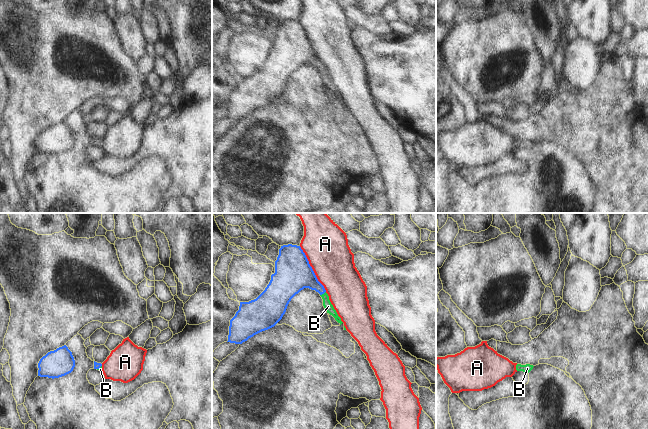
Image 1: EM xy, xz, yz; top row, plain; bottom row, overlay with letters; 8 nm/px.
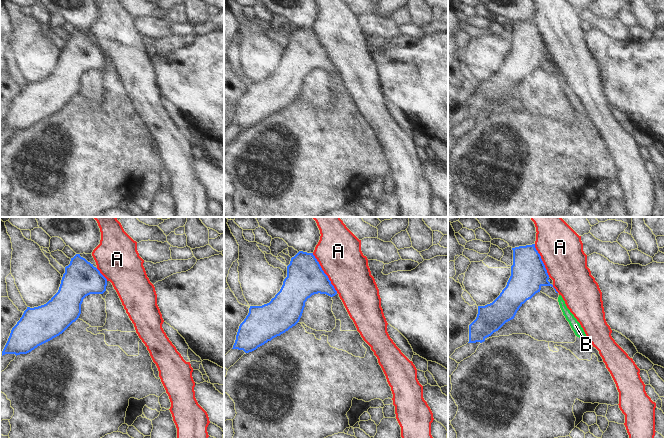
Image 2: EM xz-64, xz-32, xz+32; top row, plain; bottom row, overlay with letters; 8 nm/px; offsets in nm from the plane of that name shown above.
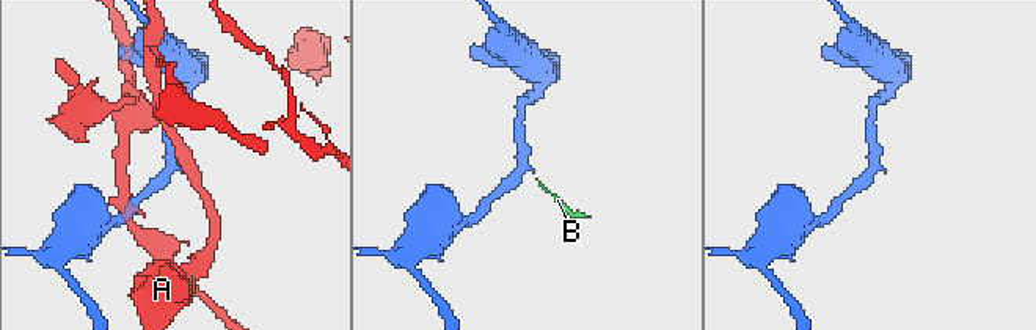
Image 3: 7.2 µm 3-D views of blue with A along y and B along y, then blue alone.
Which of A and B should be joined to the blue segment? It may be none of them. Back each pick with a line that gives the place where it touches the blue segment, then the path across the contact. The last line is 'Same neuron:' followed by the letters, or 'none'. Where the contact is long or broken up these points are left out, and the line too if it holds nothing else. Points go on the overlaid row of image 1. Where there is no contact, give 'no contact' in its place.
B: contact xz (322, 293); way xz (298, 274), (308, 279), (322, 293), (328, 306)
Same neuron: B

